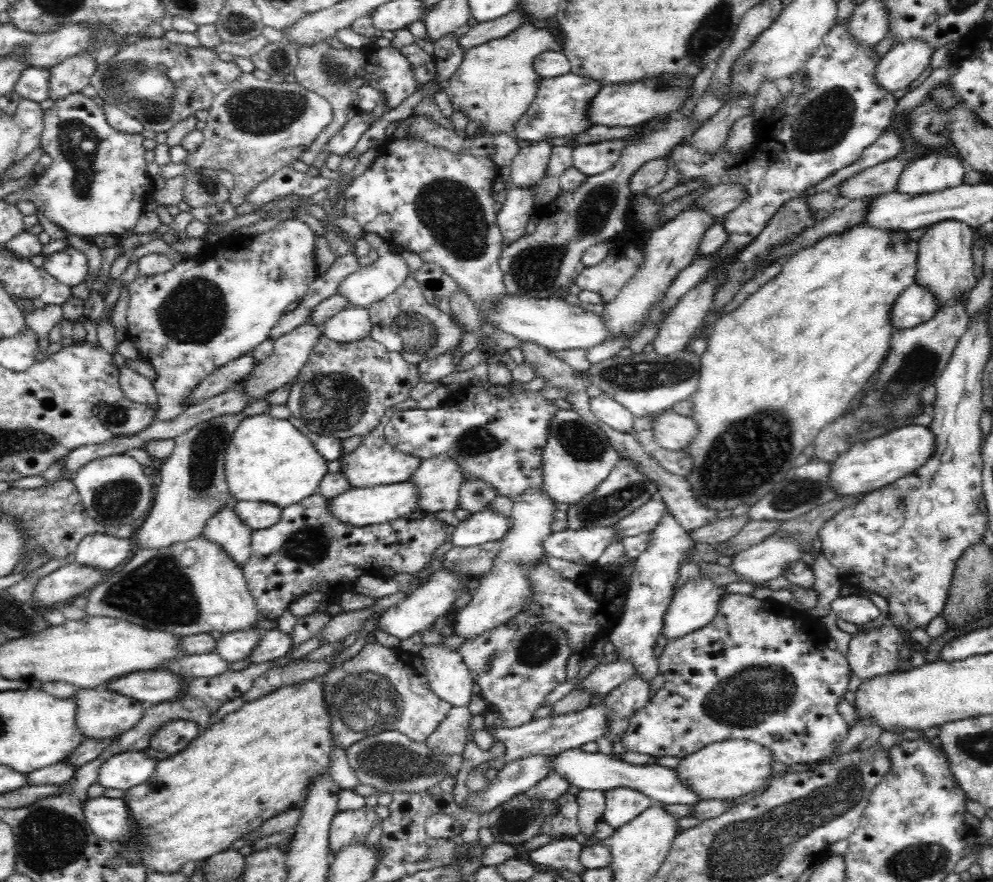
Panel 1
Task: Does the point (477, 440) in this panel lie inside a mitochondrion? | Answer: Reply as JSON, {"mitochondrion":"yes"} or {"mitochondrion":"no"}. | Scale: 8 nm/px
{"mitochondrion":"yes"}

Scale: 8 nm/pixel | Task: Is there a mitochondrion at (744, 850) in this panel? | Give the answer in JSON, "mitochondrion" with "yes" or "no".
{"mitochondrion":"yes"}

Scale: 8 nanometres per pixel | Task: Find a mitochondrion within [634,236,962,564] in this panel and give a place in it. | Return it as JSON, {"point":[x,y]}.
{"point":[741,462]}

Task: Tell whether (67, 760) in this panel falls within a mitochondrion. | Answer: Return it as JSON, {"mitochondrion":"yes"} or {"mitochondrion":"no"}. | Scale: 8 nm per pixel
{"mitochondrion":"no"}

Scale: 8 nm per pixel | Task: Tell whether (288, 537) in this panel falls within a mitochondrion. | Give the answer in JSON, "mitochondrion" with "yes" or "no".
{"mitochondrion":"yes"}

